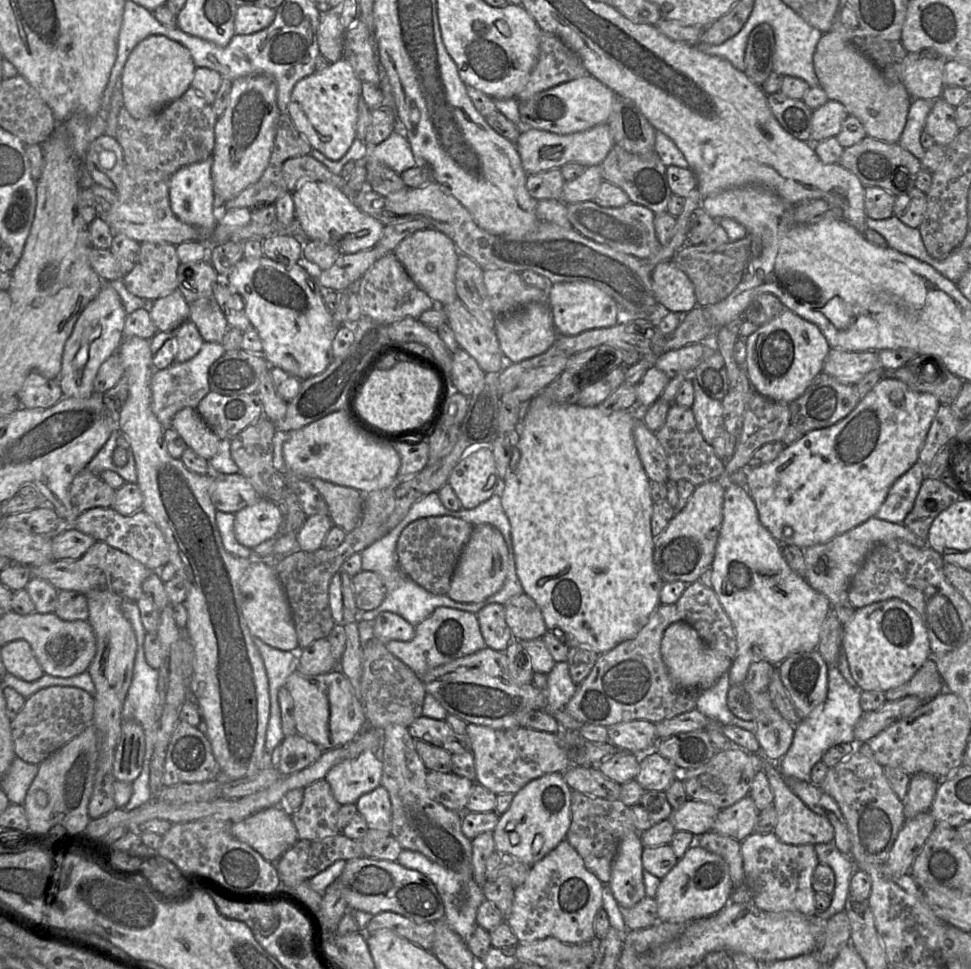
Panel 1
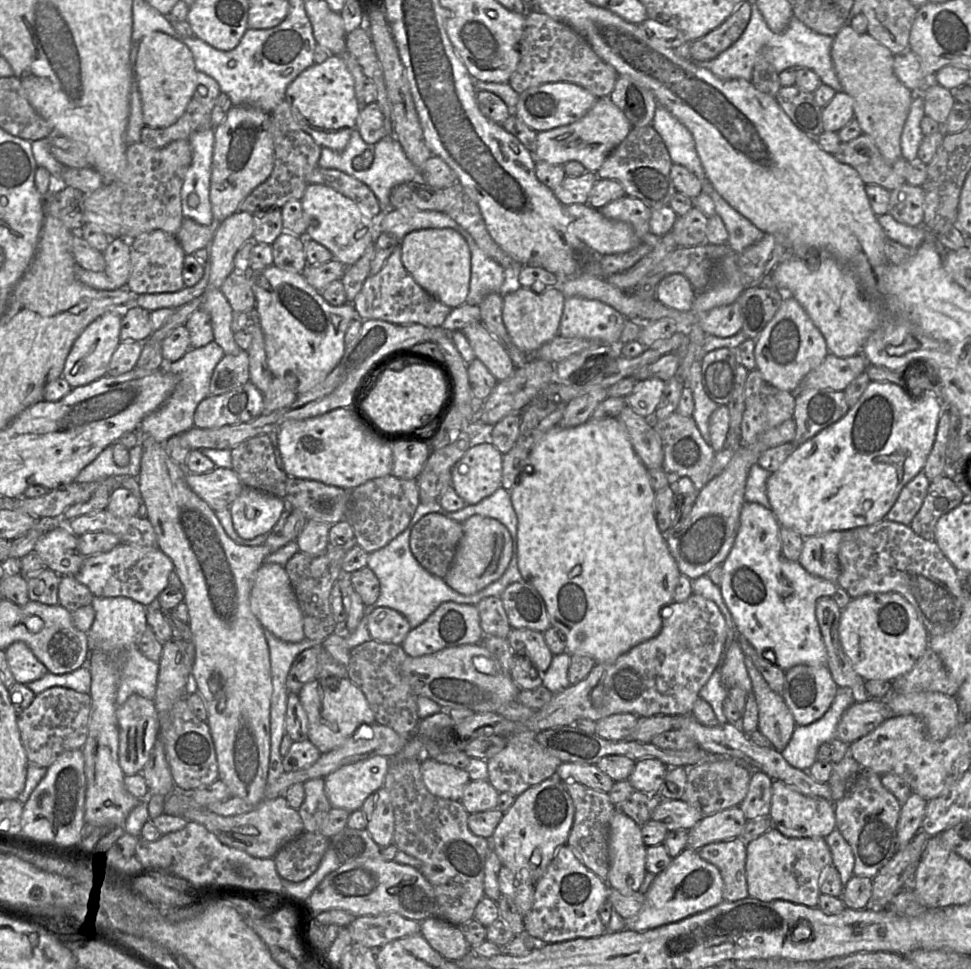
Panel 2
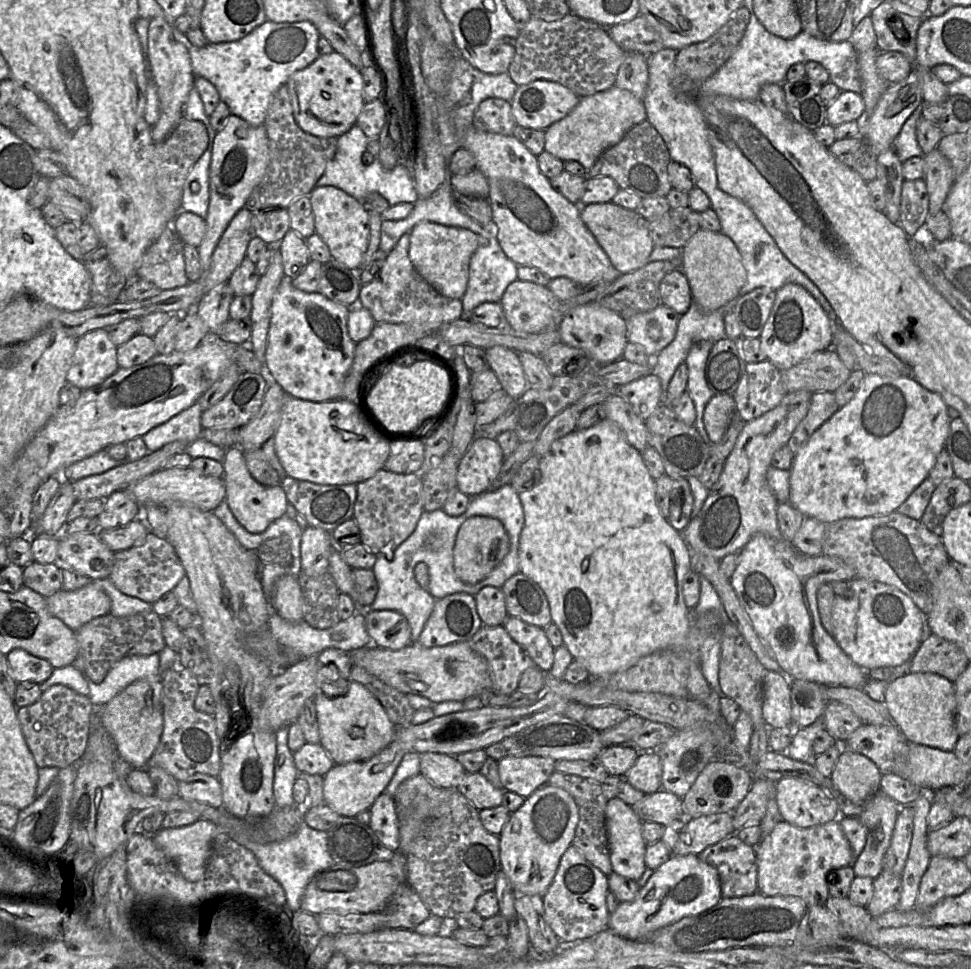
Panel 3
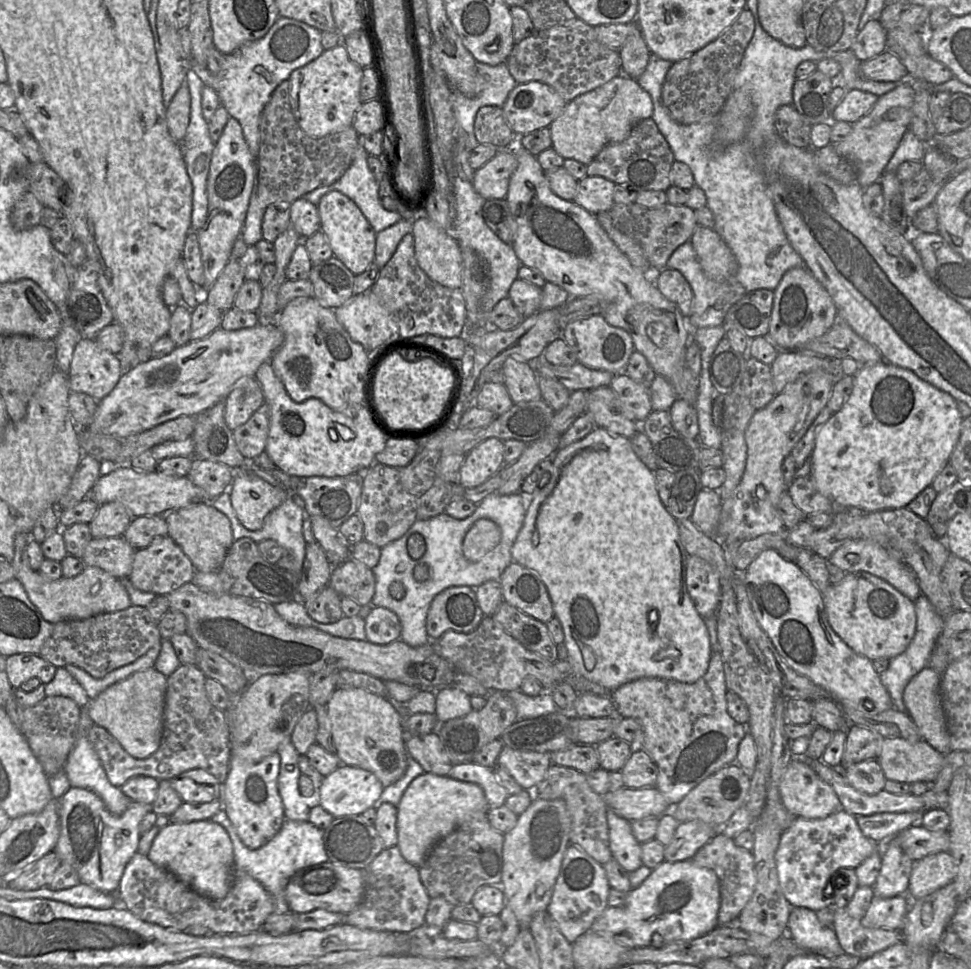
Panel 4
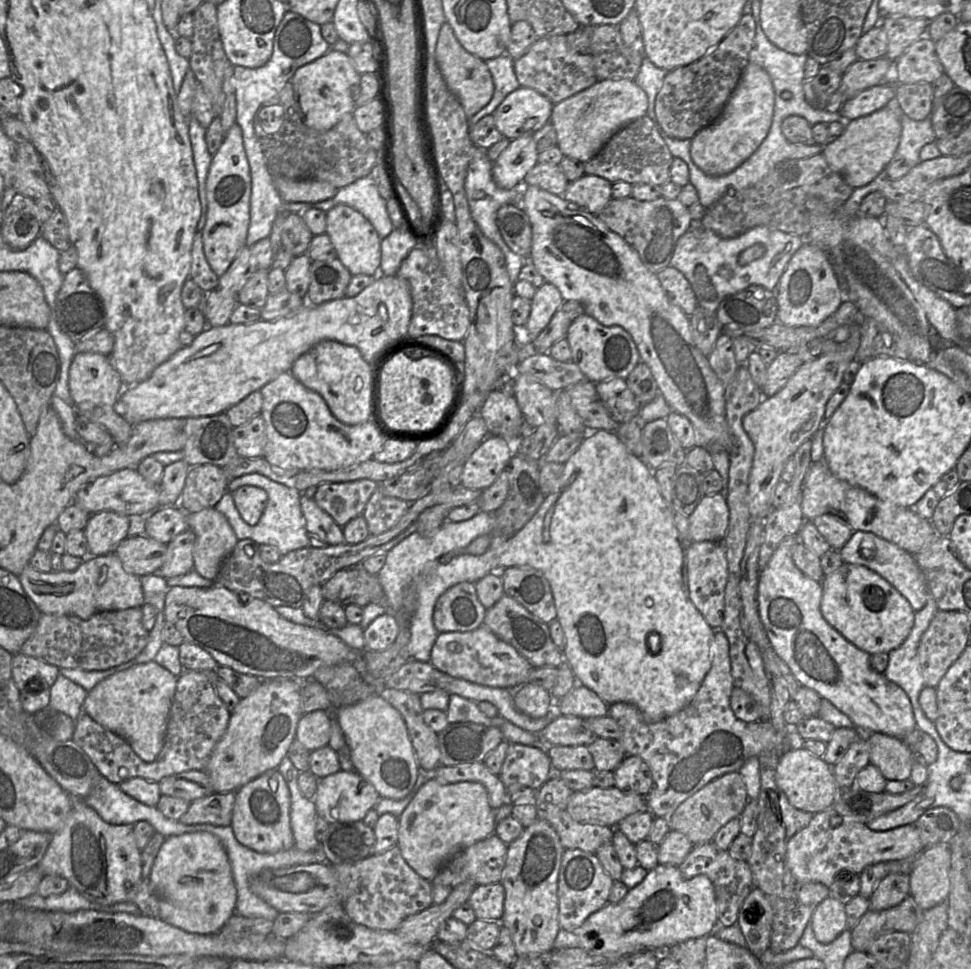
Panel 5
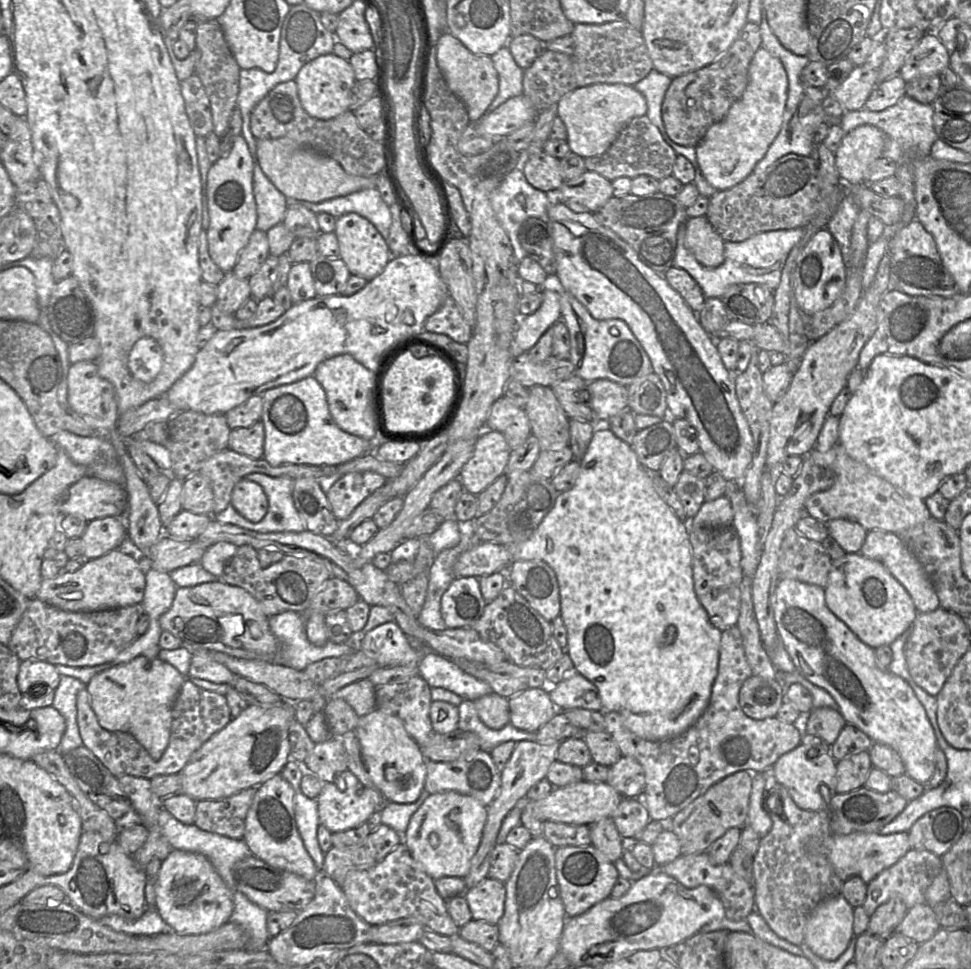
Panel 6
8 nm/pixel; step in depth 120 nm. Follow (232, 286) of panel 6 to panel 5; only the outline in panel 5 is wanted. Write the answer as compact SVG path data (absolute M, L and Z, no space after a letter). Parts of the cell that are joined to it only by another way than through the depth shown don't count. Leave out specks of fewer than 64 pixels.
M213 290L204 293L198 309L203 312L207 327L217 327L229 323L230 316L238 304L235 295L227 291Z

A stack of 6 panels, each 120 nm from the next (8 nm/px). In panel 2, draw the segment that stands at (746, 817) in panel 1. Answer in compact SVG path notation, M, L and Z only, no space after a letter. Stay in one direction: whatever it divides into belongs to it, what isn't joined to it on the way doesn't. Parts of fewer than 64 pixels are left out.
M740 805L703 816L689 830L687 848L698 851L710 843L741 837L746 822Z

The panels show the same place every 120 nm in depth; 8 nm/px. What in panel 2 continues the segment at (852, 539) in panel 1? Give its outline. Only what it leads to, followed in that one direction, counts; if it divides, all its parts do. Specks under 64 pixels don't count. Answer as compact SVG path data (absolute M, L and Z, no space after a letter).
M830 531L804 539L799 562L810 574L837 583L838 560L843 531Z

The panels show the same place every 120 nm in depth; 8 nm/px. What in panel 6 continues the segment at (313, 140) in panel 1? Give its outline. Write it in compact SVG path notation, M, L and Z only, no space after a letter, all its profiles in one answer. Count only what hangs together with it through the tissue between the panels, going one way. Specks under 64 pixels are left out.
M334 53L321 55L299 70L295 82L303 109L313 118L329 120L349 110L350 93L356 83L349 61Z

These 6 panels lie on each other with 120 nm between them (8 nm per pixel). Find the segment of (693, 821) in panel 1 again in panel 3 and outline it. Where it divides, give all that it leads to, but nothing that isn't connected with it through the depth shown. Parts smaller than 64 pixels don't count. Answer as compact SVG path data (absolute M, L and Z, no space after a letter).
M663 789L645 794L631 806L642 822L656 822L667 826L683 817L683 799Z

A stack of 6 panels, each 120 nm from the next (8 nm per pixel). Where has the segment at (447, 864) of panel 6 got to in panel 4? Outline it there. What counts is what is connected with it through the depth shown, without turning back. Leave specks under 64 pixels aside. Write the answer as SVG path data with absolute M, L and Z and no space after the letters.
M425 772L409 784L397 806L397 847L407 862L419 867L438 840L488 809L479 785Z

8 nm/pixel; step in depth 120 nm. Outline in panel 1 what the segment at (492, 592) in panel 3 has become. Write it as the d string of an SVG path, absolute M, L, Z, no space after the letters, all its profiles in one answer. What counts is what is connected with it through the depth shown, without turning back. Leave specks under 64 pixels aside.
M499 603L489 604L477 613L477 617L486 646L505 652L514 638L506 623L504 606Z

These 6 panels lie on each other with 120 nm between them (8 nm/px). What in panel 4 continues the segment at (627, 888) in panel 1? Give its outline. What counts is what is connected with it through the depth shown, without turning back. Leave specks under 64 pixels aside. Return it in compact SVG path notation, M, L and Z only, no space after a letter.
M611 809L606 811L609 846L612 858L631 873L643 865L641 843L632 833L631 822Z

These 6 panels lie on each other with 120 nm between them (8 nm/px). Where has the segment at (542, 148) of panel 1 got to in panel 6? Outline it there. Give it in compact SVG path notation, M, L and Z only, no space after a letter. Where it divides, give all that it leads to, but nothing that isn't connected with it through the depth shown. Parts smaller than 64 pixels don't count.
M595 83L578 87L562 97L556 113L566 126L570 151L589 158L605 153L631 119L646 115L647 102L632 85Z

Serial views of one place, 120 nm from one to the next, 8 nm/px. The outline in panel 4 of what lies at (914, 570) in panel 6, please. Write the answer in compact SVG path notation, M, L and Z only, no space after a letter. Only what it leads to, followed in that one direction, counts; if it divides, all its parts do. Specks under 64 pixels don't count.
M857 539L847 541L831 554L828 561L845 573L866 572L876 576L893 586L913 602L922 594L913 571L903 561L896 560L883 547L871 540Z

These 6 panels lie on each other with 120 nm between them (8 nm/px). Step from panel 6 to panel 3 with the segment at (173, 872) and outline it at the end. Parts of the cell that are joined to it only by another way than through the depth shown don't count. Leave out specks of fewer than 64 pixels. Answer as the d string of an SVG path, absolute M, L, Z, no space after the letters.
M210 821L176 828L162 828L153 838L154 843L177 865L183 877L190 882L201 880L211 855L212 841L218 828Z

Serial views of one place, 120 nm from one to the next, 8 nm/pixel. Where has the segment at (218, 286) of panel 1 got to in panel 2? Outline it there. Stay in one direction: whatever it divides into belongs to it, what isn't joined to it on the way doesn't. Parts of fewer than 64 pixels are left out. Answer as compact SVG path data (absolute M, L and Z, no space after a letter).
M233 271L219 289L233 311L255 315L255 296L251 288L249 272Z

